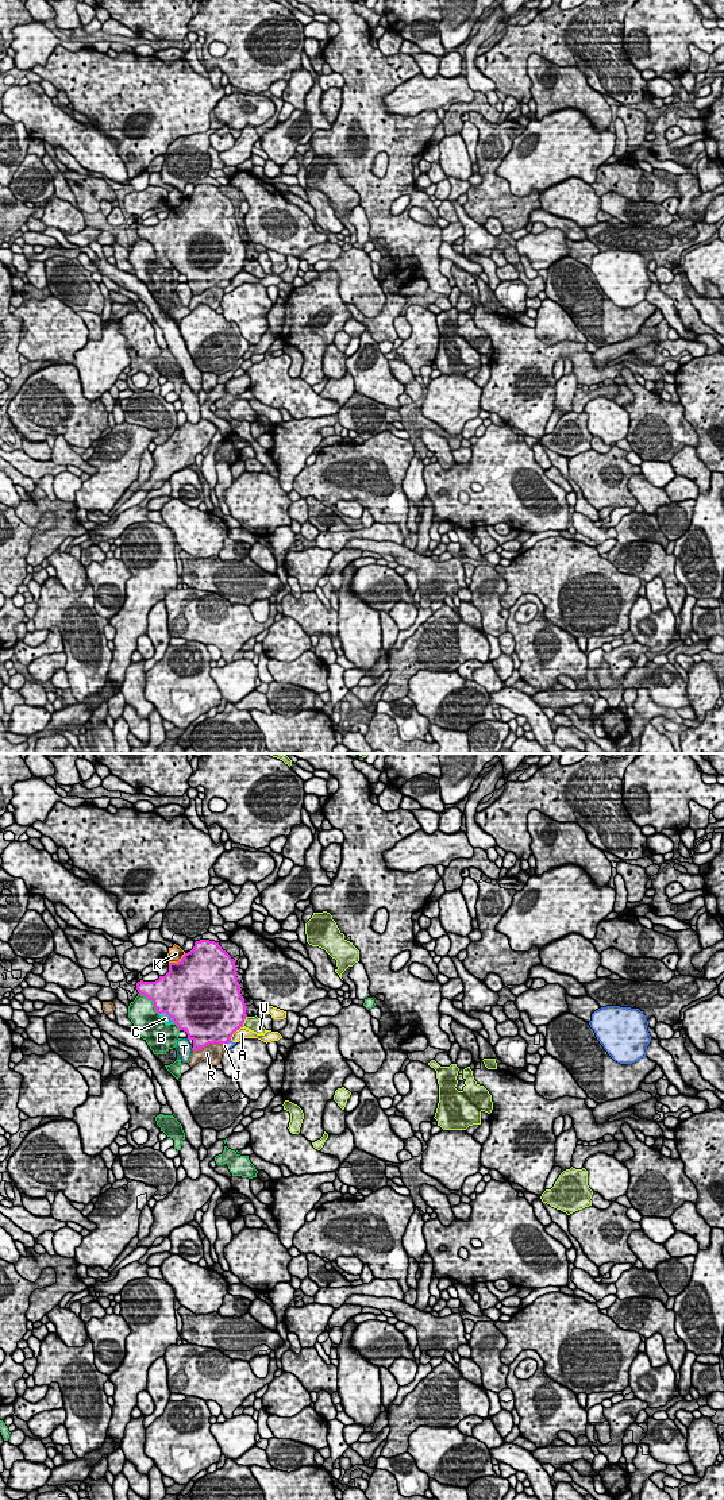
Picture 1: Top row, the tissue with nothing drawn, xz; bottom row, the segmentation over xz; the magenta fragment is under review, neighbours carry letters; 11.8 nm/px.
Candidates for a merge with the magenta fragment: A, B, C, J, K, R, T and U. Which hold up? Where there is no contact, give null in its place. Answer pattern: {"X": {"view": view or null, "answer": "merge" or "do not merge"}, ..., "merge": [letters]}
{"A": {"view": "xz", "answer": "do not merge"}, "B": {"view": "xz", "answer": "do not merge"}, "C": {"view": "xz", "answer": "do not merge"}, "J": {"view": "xz", "answer": "do not merge"}, "K": {"view": "xz", "answer": "do not merge"}, "R": {"view": "xz", "answer": "do not merge"}, "T": {"view": "xz", "answer": "do not merge"}, "U": {"view": "xz", "answer": "do not merge"}, "merge": []}

